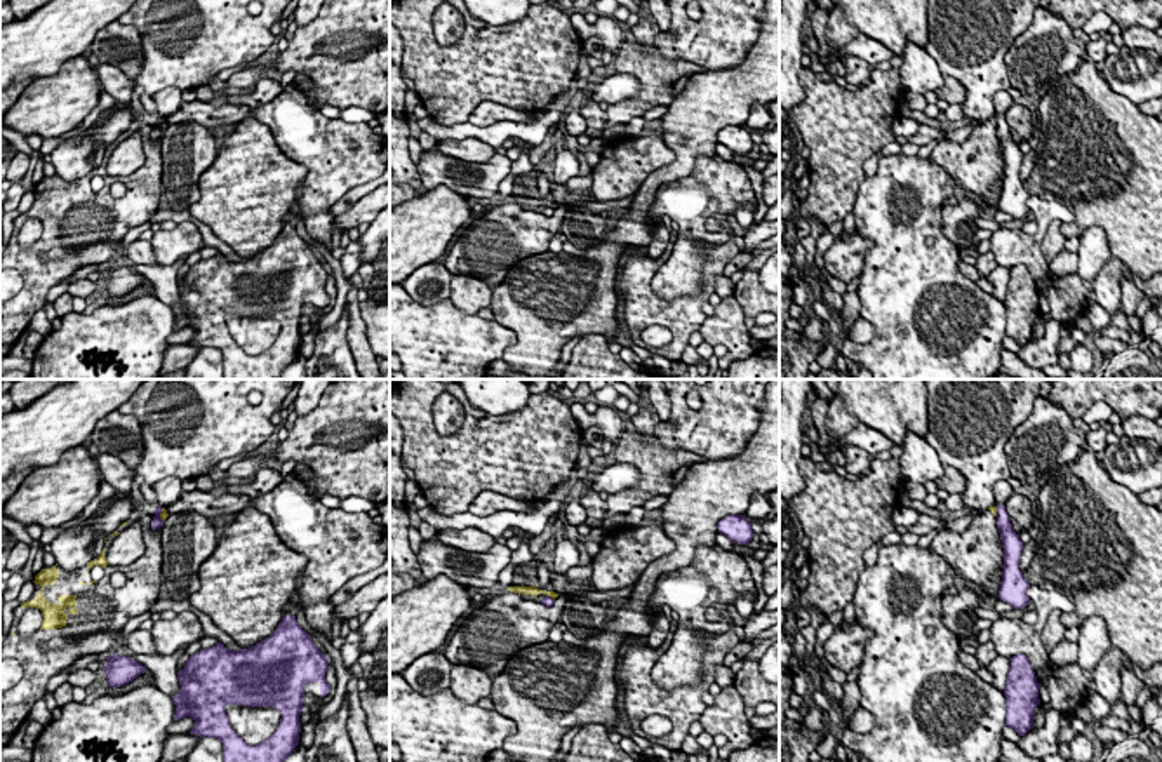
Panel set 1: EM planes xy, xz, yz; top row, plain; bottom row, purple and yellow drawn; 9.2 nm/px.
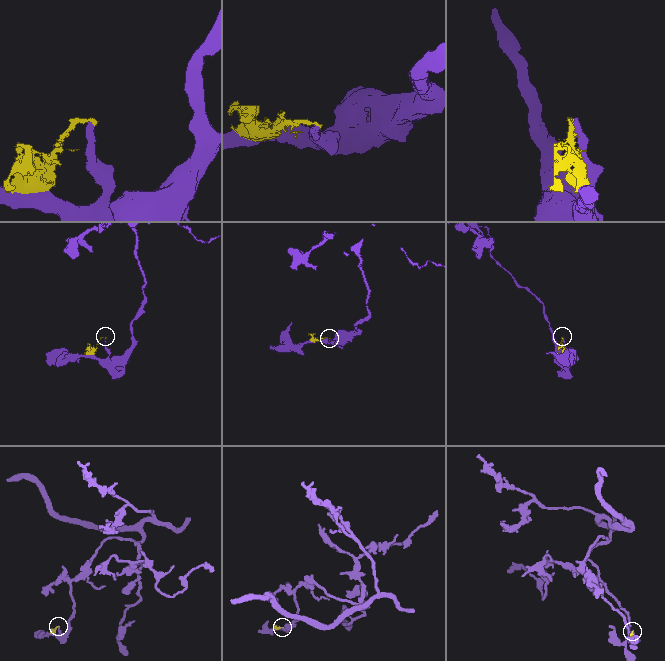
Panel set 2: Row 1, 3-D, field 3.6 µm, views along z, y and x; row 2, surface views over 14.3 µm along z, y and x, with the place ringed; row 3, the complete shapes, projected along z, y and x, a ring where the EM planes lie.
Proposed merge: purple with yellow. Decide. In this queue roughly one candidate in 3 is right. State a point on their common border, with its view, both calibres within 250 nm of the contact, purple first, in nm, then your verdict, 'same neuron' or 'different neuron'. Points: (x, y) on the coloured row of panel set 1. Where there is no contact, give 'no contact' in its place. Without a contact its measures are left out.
xy (159, 515) | 100/70 nm | different neuron

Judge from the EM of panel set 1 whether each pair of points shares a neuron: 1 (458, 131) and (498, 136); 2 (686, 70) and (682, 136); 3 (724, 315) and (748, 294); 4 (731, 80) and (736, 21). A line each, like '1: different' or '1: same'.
1: same
2: different
3: different
4: different

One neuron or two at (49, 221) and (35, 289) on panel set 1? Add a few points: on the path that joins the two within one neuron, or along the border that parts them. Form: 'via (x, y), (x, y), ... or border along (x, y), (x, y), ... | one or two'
via (51, 239), (51, 258), (40, 272) | one

